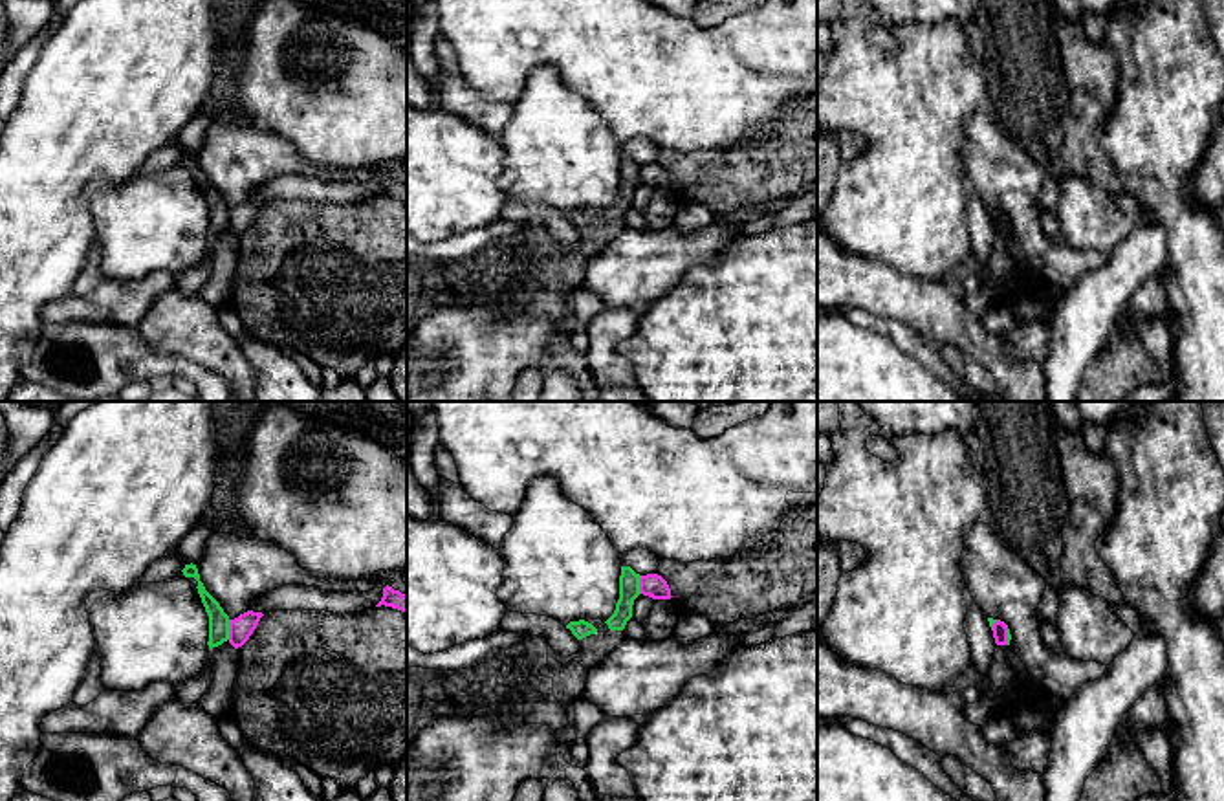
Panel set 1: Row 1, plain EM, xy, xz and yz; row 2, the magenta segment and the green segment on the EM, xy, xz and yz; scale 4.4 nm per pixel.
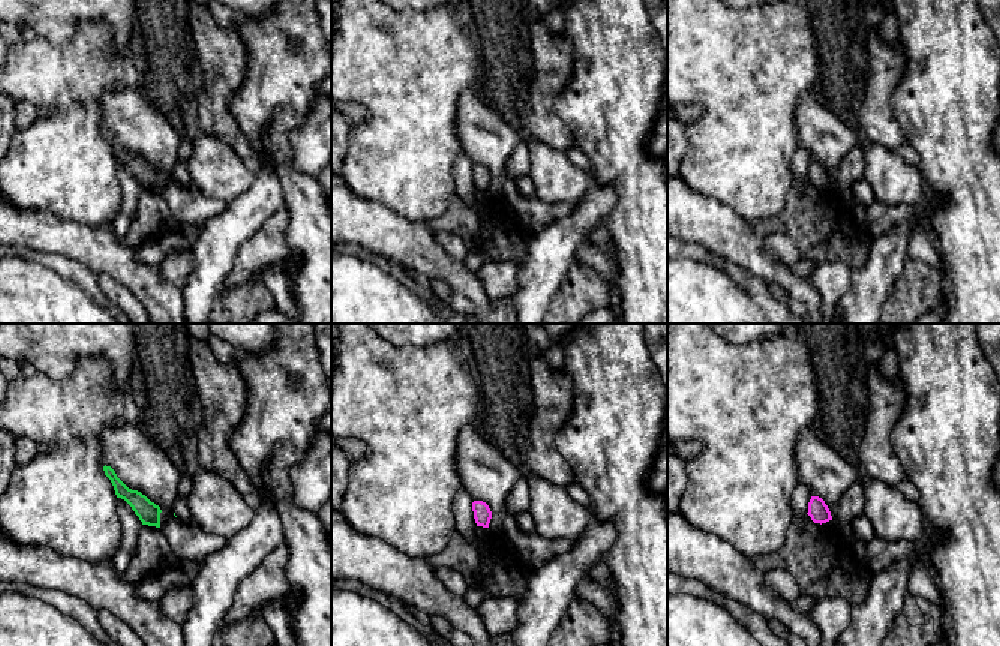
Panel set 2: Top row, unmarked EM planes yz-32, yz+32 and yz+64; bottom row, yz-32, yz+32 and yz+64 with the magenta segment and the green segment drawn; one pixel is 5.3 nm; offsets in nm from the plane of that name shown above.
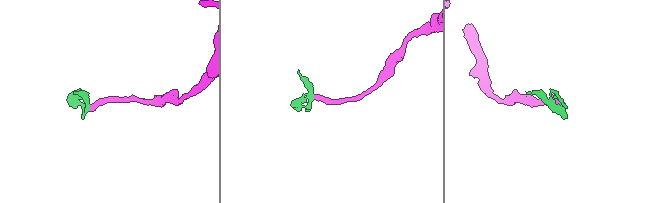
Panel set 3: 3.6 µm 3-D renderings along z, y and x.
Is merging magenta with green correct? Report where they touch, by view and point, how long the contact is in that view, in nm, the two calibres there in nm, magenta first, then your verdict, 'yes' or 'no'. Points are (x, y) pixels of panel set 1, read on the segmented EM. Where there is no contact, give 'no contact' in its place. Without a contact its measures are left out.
xy (229, 629) | 90 nm | 100/100 nm | no

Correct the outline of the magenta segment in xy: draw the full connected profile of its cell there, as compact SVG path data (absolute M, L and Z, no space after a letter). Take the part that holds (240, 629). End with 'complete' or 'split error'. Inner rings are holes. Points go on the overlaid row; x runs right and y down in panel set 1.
M247 610L240 614L238 618L231 620L229 621L229 643L235 649L242 647L249 640L253 631L257 629L262 616L264 616L262 612Z; complete

